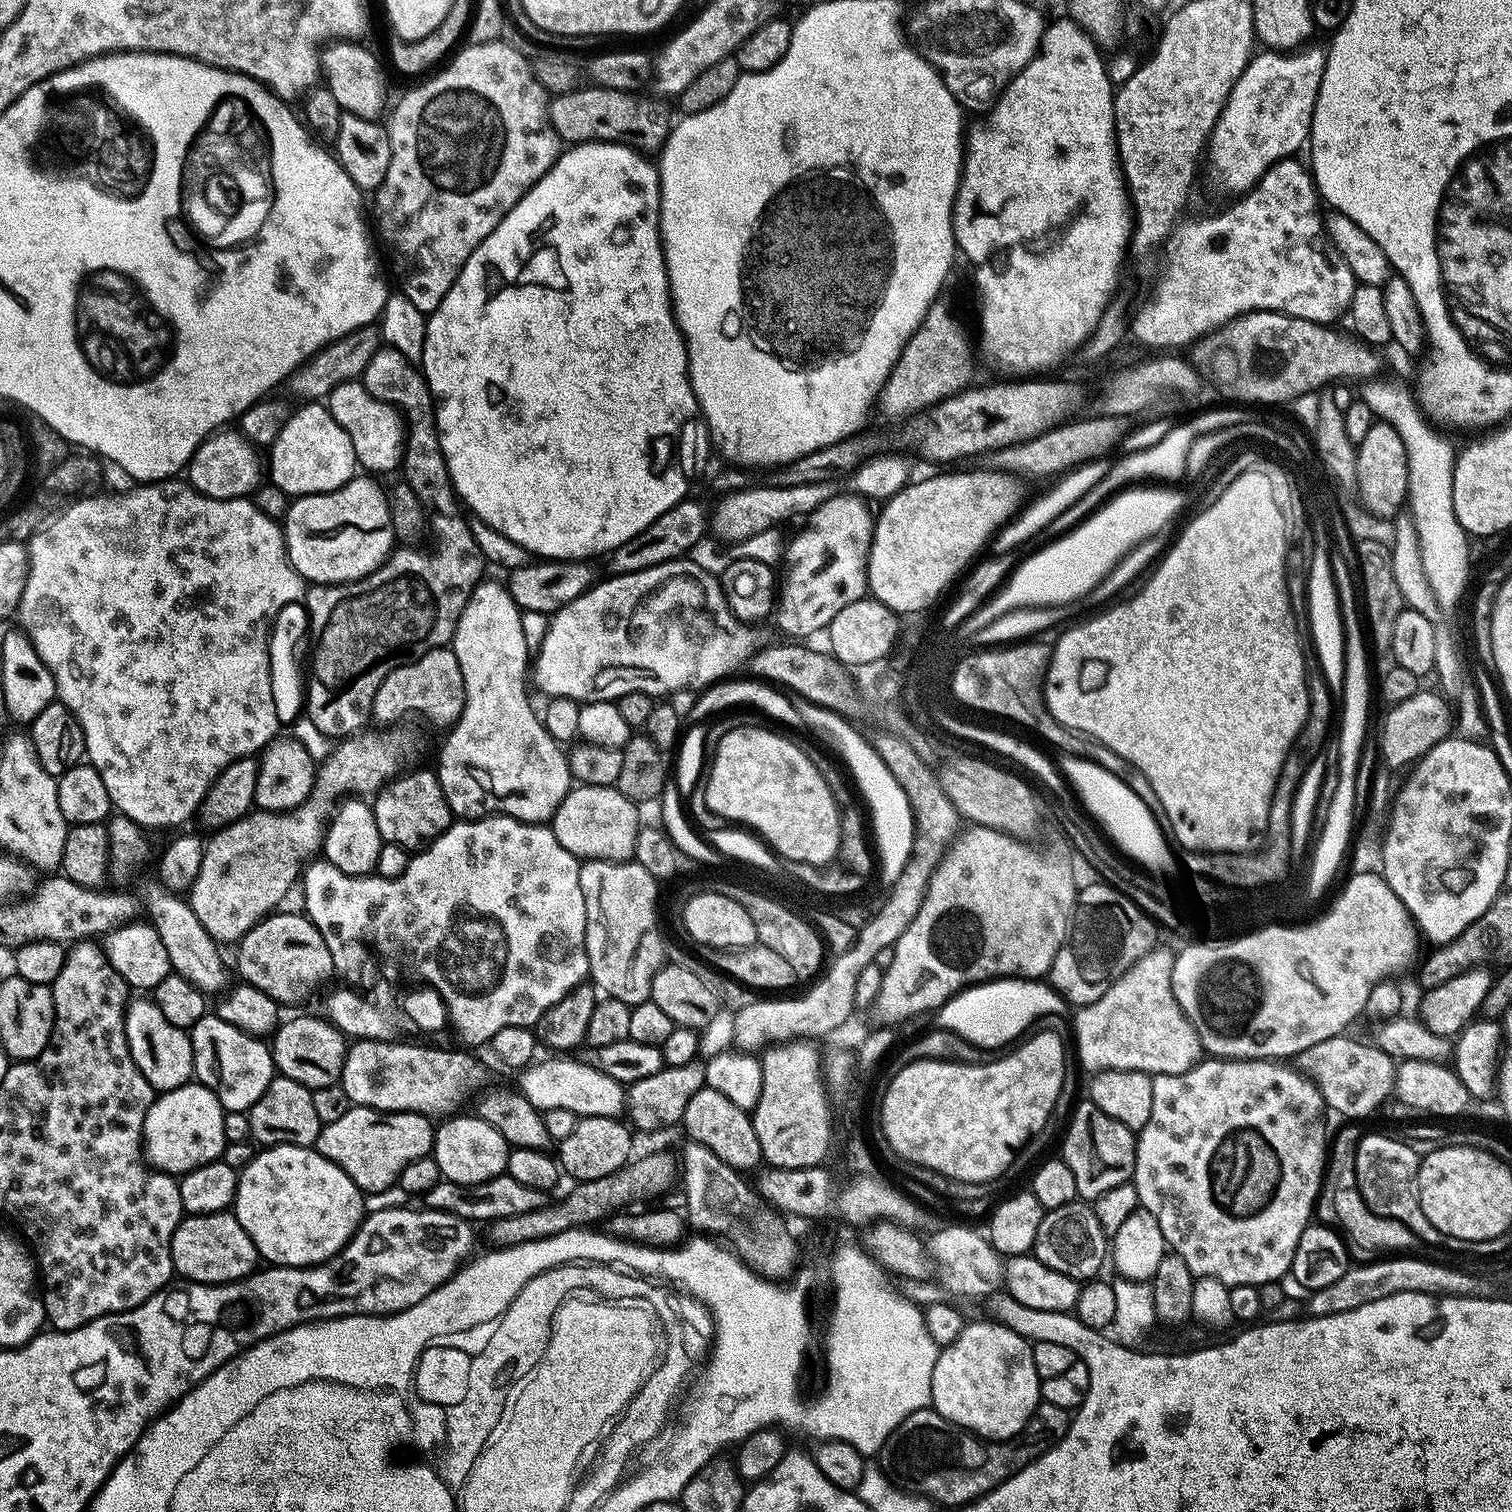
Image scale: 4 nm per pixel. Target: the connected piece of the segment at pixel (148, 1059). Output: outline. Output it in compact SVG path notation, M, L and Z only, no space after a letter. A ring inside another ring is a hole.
M129 999L124 1013L124 1029L126 1042L130 1046L130 1054L138 1070L142 1070L146 1082L150 1082L150 1086L157 1093L181 1088L193 1079L192 1037L185 1029L173 1026L162 1015L162 1010L158 1010L155 999Z

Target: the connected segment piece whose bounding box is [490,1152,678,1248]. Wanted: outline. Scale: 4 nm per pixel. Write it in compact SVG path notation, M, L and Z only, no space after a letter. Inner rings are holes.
M652 1152L649 1154L649 1156L644 1156L639 1160L639 1158L633 1159L631 1162L624 1165L623 1168L619 1168L617 1172L614 1174L606 1174L606 1178L594 1178L593 1180L582 1180L579 1181L575 1186L576 1188L572 1188L569 1190L568 1193L565 1194L564 1197L561 1198L560 1201L557 1202L557 1204L552 1204L552 1202L545 1202L545 1204L542 1205L538 1210L530 1210L530 1214L514 1214L514 1218L498 1218L497 1220L491 1221L490 1228L492 1228L492 1240L493 1245L495 1245L496 1248L513 1248L514 1246L518 1246L522 1242L534 1242L535 1240L541 1240L542 1238L548 1238L550 1236L553 1236L554 1234L560 1234L562 1232L565 1232L566 1230L570 1230L571 1228L586 1228L589 1226L596 1226L599 1224L596 1224L599 1222L600 1219L603 1221L605 1218L611 1217L613 1214L619 1213L621 1210L627 1209L629 1206L627 1204L632 1204L635 1202L635 1200L648 1200L651 1198L651 1196L660 1196L663 1194L663 1192L668 1192L672 1188L672 1183L674 1183L676 1180L678 1180L678 1160L675 1155L672 1156L668 1152Z

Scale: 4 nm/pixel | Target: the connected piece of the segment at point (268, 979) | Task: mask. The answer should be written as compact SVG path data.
M277 910L255 924L238 941L236 968L245 984L270 994L277 1004L287 1006L302 999L311 988L322 983L332 972L334 961L320 931L307 915Z

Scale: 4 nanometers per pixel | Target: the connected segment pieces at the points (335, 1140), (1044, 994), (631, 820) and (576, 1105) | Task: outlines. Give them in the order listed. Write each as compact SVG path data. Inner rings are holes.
M354 1106L338 1122L321 1127L314 1147L367 1194L393 1187L410 1162L429 1155L433 1135L433 1121L421 1112L379 1112L376 1108Z
M1001 978L973 984L963 992L956 993L938 1009L934 1019L939 1027L974 1042L979 1048L1003 1049L1023 1037L1039 1016L1060 1016L1064 1009L1065 1001L1047 983L1023 978Z
M580 784L566 794L566 798L552 815L552 833L570 850L570 854L585 860L631 861L635 854L636 835L642 829L637 805L613 786L590 786Z
M552 1058L533 1062L519 1073L518 1090L541 1113L550 1110L574 1110L577 1118L582 1116L615 1116L619 1117L626 1108L626 1088L610 1078L610 1074L602 1074L591 1064L572 1058Z

